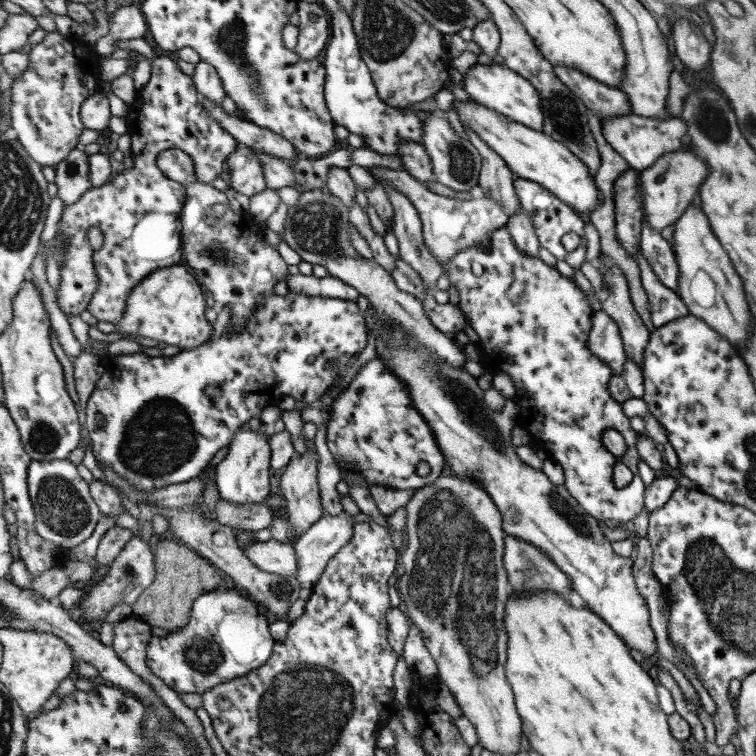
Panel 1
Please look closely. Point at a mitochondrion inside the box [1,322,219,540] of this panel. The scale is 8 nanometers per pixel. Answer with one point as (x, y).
(158, 437)

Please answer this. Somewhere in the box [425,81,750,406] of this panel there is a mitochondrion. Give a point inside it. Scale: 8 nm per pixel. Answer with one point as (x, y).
(709, 117)

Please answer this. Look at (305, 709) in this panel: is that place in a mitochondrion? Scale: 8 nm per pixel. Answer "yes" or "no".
yes

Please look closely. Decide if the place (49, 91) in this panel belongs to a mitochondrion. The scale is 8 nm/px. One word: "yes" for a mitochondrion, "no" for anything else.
no

